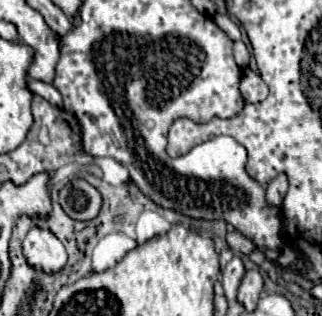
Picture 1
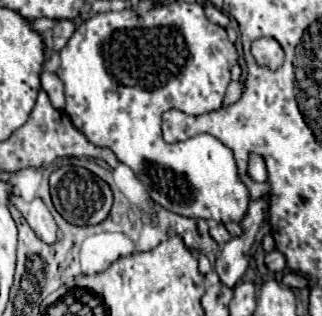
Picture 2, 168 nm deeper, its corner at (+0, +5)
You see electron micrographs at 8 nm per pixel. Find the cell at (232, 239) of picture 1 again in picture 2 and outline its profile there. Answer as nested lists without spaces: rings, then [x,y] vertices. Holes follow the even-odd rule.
[[[212,224],[212,226],[210,226],[210,236],[212,236],[220,246],[230,240],[230,234],[228,234],[228,230],[226,230],[222,224]]]

